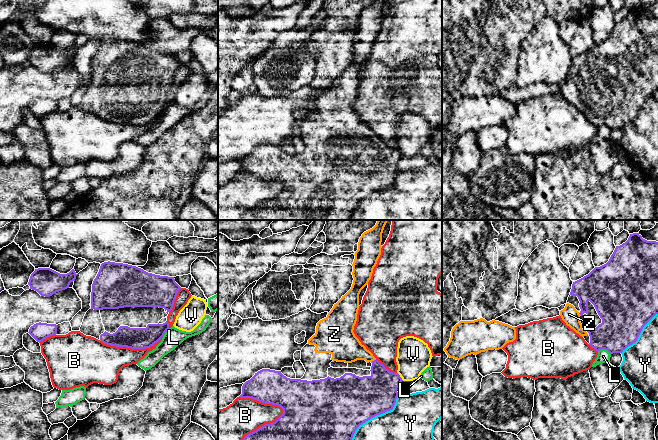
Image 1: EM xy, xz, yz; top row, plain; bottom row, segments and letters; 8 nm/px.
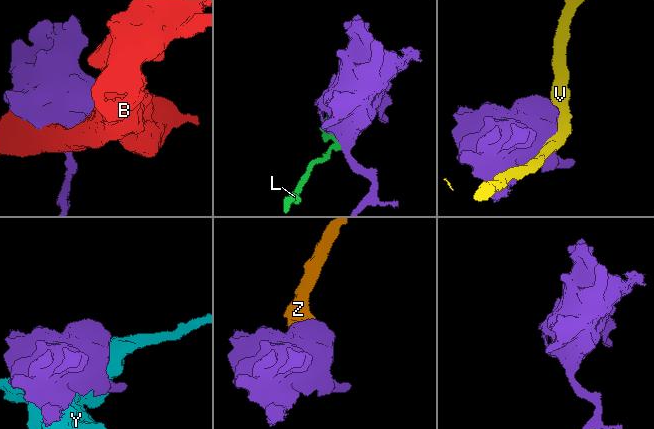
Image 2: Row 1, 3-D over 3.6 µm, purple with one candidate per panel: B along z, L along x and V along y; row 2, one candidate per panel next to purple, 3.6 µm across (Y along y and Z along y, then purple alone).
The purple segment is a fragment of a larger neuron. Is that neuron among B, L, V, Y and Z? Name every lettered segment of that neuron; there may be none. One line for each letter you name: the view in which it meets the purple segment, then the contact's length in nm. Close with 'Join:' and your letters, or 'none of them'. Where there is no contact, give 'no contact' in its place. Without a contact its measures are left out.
Z: contact in xz; length 50 nm
Join: Z

